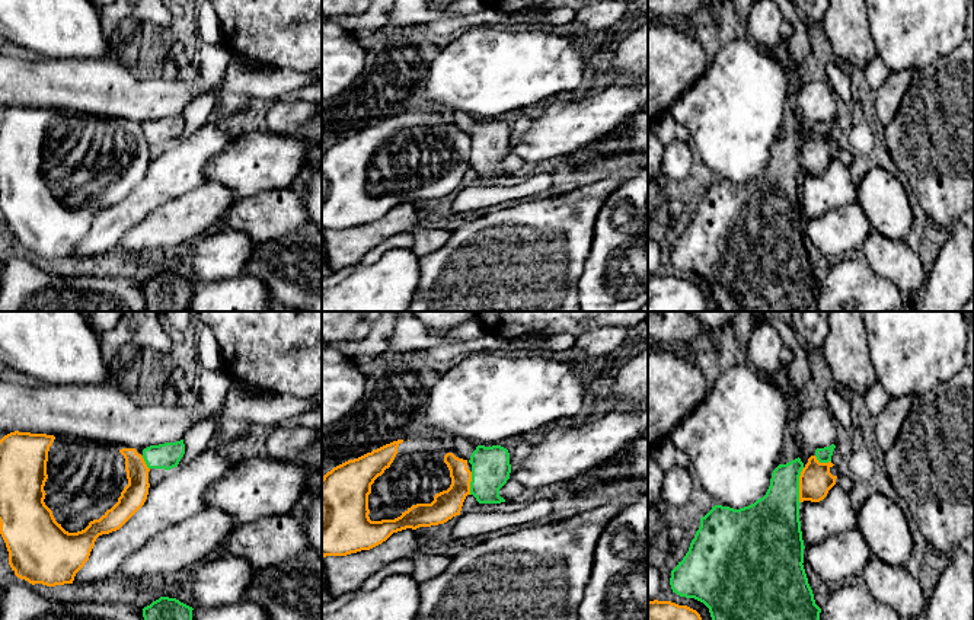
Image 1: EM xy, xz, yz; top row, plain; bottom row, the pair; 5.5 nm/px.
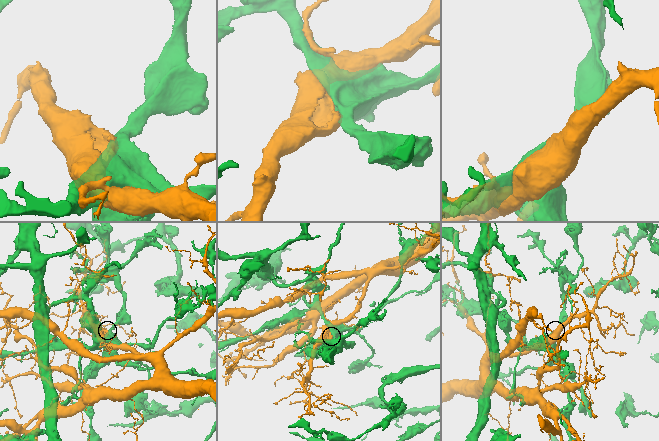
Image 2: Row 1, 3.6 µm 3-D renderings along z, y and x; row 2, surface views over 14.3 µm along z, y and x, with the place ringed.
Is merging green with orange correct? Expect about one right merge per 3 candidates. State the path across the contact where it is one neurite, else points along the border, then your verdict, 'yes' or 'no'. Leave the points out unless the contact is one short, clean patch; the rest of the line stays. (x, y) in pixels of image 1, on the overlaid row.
no

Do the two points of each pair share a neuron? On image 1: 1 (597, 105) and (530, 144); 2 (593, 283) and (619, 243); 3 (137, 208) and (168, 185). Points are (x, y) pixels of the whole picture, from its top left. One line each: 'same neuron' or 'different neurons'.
1: same neuron
2: same neuron
3: same neuron

